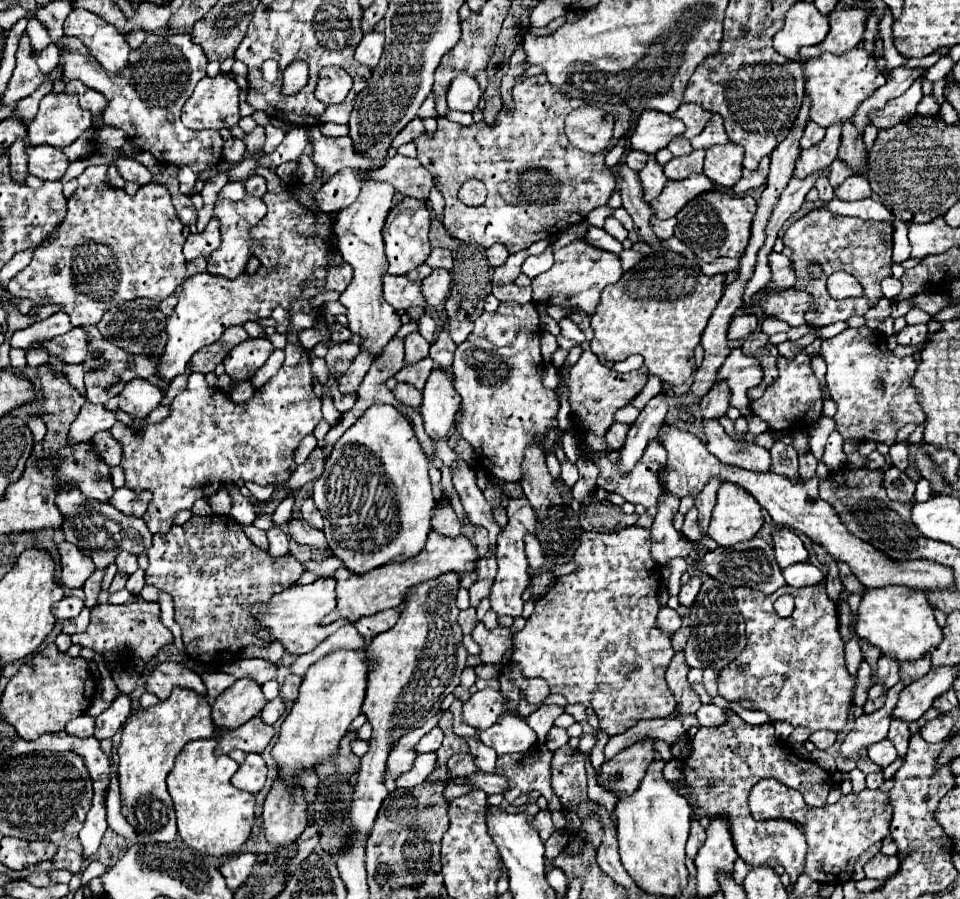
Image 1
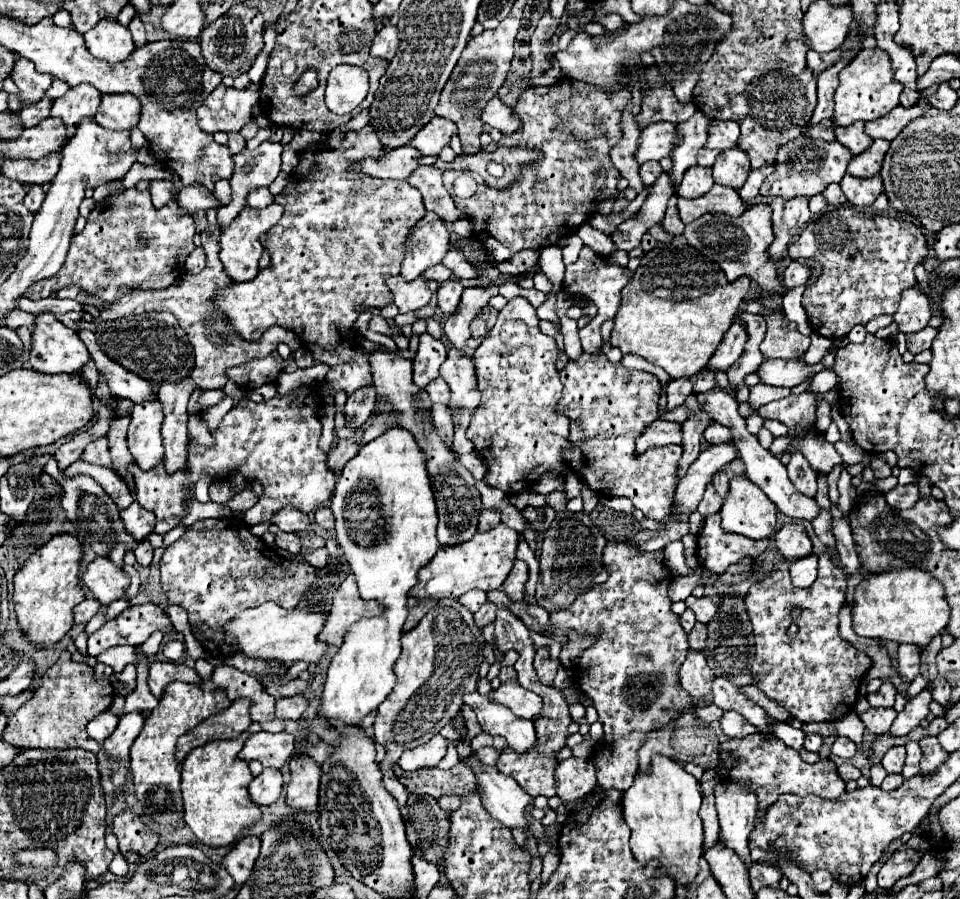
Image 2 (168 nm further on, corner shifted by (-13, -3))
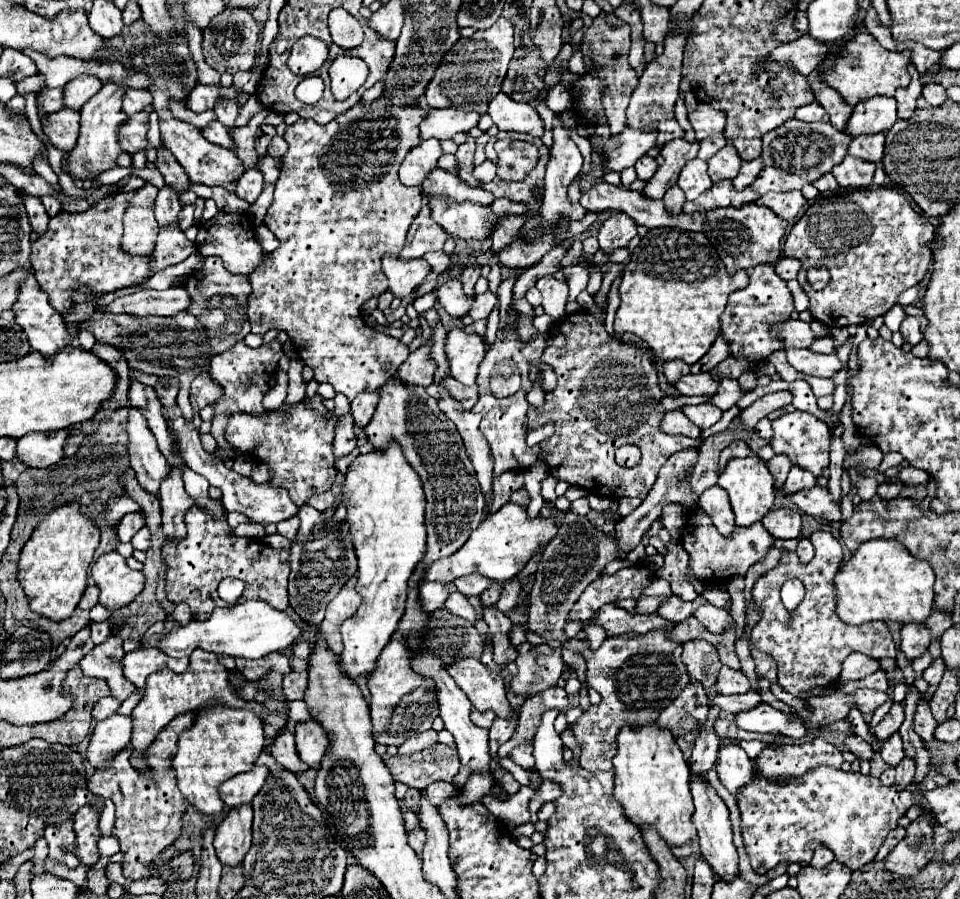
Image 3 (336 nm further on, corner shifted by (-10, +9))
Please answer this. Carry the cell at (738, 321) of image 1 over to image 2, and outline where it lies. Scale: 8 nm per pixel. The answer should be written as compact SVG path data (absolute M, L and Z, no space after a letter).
M735 320L727 330L723 342L717 346L715 354L711 356L707 368L725 372L741 356L745 342L747 342L747 328L745 324L739 324L739 320Z

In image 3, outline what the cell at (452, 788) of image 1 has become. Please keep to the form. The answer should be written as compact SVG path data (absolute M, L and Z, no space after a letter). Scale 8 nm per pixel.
M437 781L427 787L426 798L428 798L432 804L440 806L444 800L450 798L450 794L452 794L454 790L456 790L456 788L453 783Z

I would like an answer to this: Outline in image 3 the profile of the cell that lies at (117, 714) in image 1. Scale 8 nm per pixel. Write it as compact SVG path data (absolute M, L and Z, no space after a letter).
M112 714L108 720L102 720L96 724L88 750L86 750L86 760L90 766L104 766L116 752L126 748L130 742L130 732L132 732L132 718L130 716L120 716Z

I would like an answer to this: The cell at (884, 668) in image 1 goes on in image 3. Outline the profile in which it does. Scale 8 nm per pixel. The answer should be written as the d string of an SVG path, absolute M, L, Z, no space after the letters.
M904 624L902 626L902 652L914 660L926 652L930 644L930 632L926 624Z

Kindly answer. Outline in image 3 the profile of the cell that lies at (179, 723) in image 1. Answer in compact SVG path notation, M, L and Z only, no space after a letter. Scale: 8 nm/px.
M204 650L192 652L190 654L190 666L184 674L176 674L172 670L158 670L158 672L150 674L146 680L144 694L132 712L132 756L130 756L130 764L144 772L144 768L146 768L144 752L152 744L152 740L158 736L158 732L178 714L208 706L216 698L222 698L232 708L250 708L256 716L260 716L260 712L262 712L262 708L256 702L246 702L234 692L234 688L228 682L226 668L218 662L218 656L212 652L204 652Z

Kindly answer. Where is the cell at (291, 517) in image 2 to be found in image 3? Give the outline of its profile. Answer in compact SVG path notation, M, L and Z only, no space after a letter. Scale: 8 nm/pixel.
M160 378L160 386L156 386L156 394L158 394L160 402L162 402L162 416L164 416L166 424L168 424L170 434L176 436L176 448L180 450L180 456L184 458L186 466L190 466L194 472L202 474L202 476L210 482L210 486L216 486L216 488L222 490L222 494L224 494L224 496L222 496L224 508L226 508L228 512L240 512L240 514L244 514L250 522L262 524L262 526L272 524L272 522L278 524L280 520L288 520L288 518L296 516L298 508L296 508L296 504L290 500L290 496L288 496L288 492L286 492L284 488L276 488L276 486L272 486L272 484L268 484L268 482L256 484L256 482L252 482L250 478L244 478L244 476L240 476L238 472L228 470L220 458L210 456L210 454L202 448L198 430L194 428L192 422L188 422L188 420L182 416L182 410L180 410L178 404L176 404L178 390L180 390L180 382Z

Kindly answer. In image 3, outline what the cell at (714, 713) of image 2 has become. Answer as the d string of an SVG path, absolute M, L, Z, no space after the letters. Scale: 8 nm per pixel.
M750 688L750 692L740 696L722 696L722 694L710 696L710 702L714 702L724 712L736 714L736 712L746 712L748 708L756 708L756 704L762 702L762 696L754 688Z

